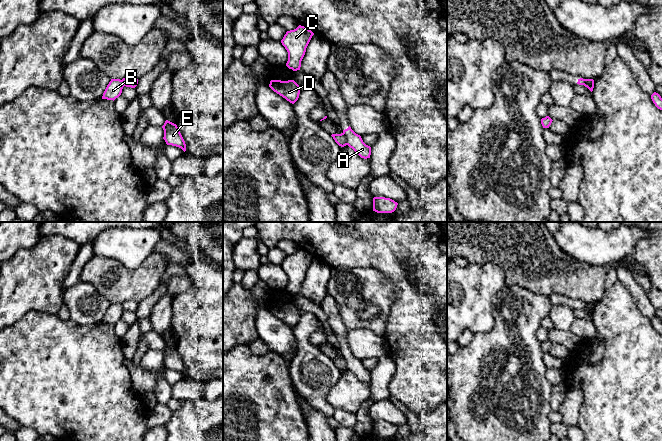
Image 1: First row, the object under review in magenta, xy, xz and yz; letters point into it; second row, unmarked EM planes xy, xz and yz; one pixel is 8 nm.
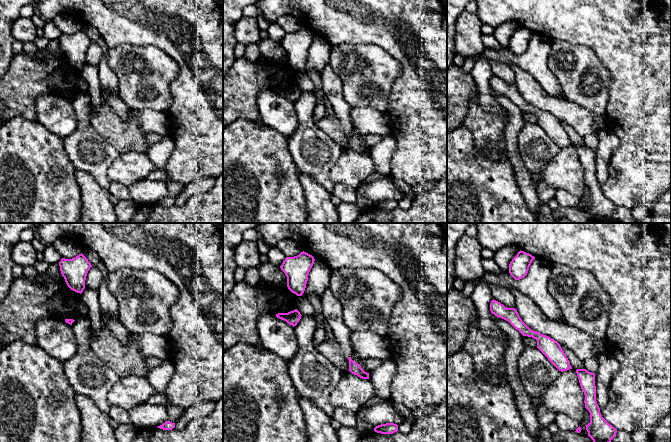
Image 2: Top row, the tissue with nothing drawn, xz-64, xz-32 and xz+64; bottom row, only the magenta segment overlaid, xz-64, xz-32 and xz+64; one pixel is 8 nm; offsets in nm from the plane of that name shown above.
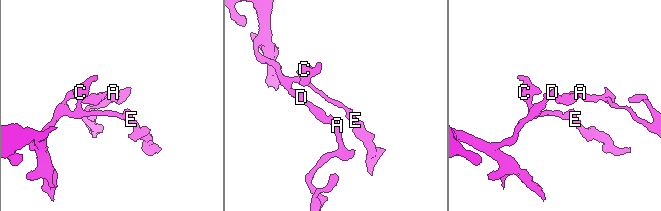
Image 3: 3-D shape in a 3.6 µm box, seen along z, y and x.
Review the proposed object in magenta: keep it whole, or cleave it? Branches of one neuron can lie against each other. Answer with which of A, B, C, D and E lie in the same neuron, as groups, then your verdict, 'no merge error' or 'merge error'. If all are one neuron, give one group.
groups A / B C D E; merge error

